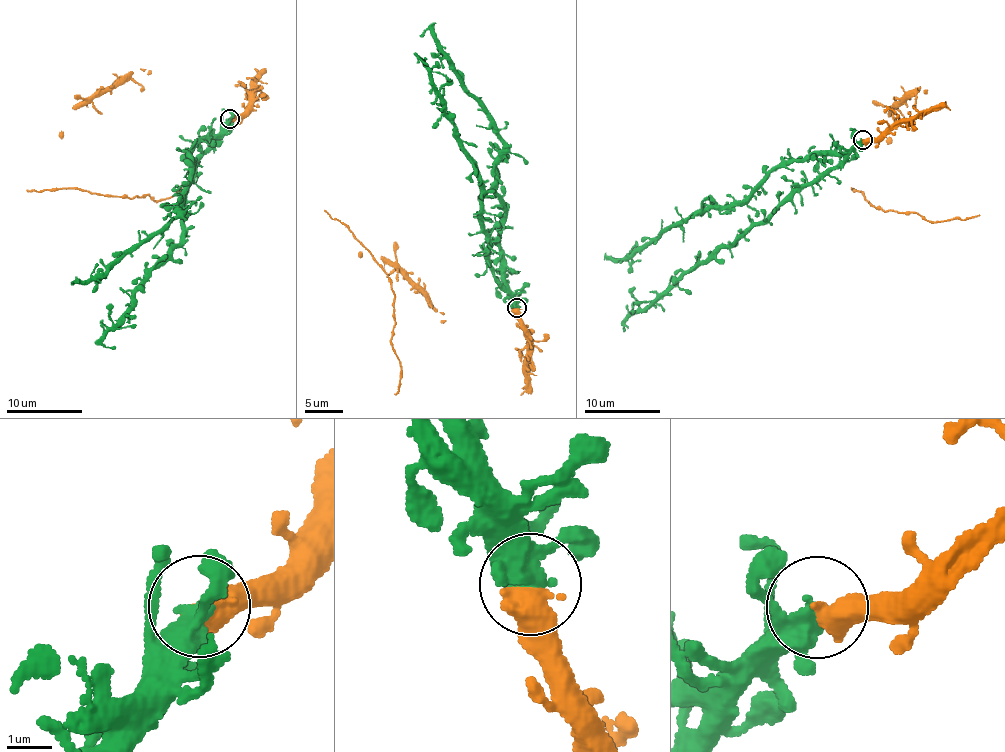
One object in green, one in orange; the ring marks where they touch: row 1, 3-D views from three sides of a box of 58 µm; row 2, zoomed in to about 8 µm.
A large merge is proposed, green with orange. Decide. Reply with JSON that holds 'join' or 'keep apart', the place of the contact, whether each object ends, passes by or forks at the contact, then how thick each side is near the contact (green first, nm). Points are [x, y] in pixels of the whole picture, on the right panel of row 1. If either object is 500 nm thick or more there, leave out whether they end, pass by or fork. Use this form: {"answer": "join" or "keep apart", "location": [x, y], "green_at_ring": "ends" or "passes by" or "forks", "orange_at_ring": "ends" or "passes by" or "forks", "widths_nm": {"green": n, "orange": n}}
{"answer": "join", "location": [862, 140], "widths_nm": {"green": 360, "orange": 650}}

